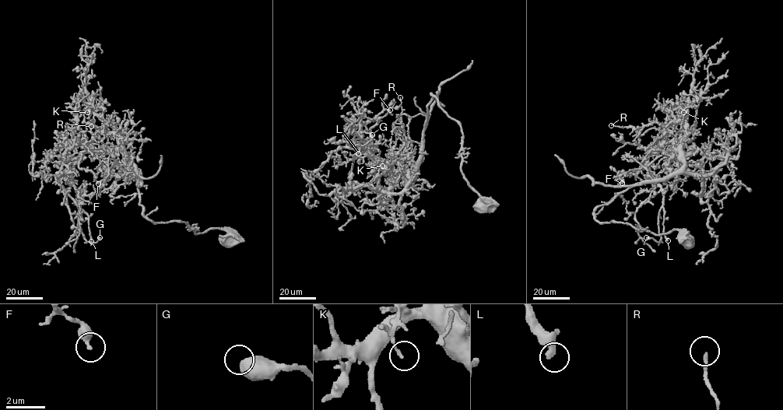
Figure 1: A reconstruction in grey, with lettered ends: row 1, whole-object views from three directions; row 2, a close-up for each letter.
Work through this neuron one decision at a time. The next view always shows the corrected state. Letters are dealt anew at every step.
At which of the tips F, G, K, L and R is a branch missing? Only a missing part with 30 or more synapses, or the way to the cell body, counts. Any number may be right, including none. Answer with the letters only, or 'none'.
none

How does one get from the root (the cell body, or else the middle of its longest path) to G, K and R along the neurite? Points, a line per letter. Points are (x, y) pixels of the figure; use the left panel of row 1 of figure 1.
G: (228, 240), (152, 222), (128, 158), (72, 142), (58, 181), (84, 239), (100, 237)
K: (228, 240), (232, 233), (223, 229), (195, 233), (184, 222), (148, 219), (138, 173), (114, 130), (87, 112)
R: (228, 240), (232, 233), (223, 229), (195, 233), (184, 222), (148, 219), (138, 173), (114, 127), (91, 126)

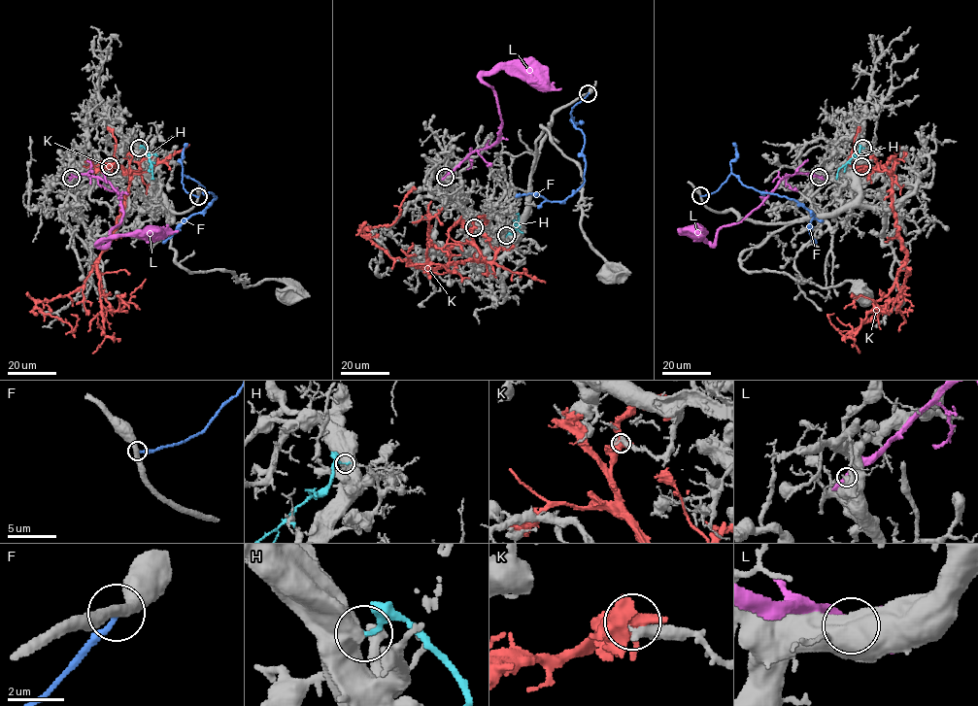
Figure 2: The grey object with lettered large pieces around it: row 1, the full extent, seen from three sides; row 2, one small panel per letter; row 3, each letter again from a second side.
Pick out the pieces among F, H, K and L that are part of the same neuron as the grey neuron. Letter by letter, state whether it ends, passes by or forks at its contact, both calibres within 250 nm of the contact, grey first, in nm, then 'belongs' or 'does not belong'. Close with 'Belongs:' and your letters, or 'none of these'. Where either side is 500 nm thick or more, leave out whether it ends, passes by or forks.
F: it ends | 360/200 nm | does not belong
H: 750/140 nm | does not belong
K: it forks | 360/440 nm | does not belong
L: it forks | 480/300 nm | does not belong
Belongs: none of these

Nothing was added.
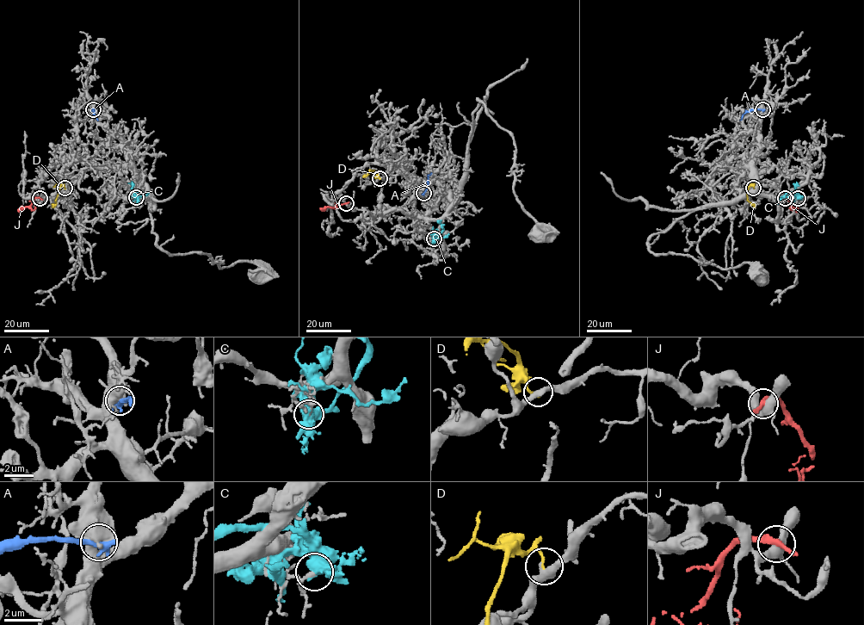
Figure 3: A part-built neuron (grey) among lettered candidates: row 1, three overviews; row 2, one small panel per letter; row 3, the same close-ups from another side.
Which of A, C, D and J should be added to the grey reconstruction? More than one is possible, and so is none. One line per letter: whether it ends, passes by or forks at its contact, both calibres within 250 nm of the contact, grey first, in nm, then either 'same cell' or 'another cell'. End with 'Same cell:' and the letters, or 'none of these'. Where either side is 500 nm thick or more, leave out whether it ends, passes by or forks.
A: 850 nm thick on the grey side, 500 nm on the other; another cell
C: 150 nm thick on the grey side, 550 nm on the other; another cell
D: it ends there; 340 nm thick on the grey side, 130 nm on the other; another cell
J: it passes by; 380 nm thick on the grey side, 280 nm on the other; another cell
Same cell: none of these

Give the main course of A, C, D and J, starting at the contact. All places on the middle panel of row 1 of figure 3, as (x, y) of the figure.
A: (423, 193), (431, 172)
C: (434, 238), (442, 229), (439, 220)
D: (379, 178), (373, 170), (362, 176)
J: (346, 203), (320, 207)

